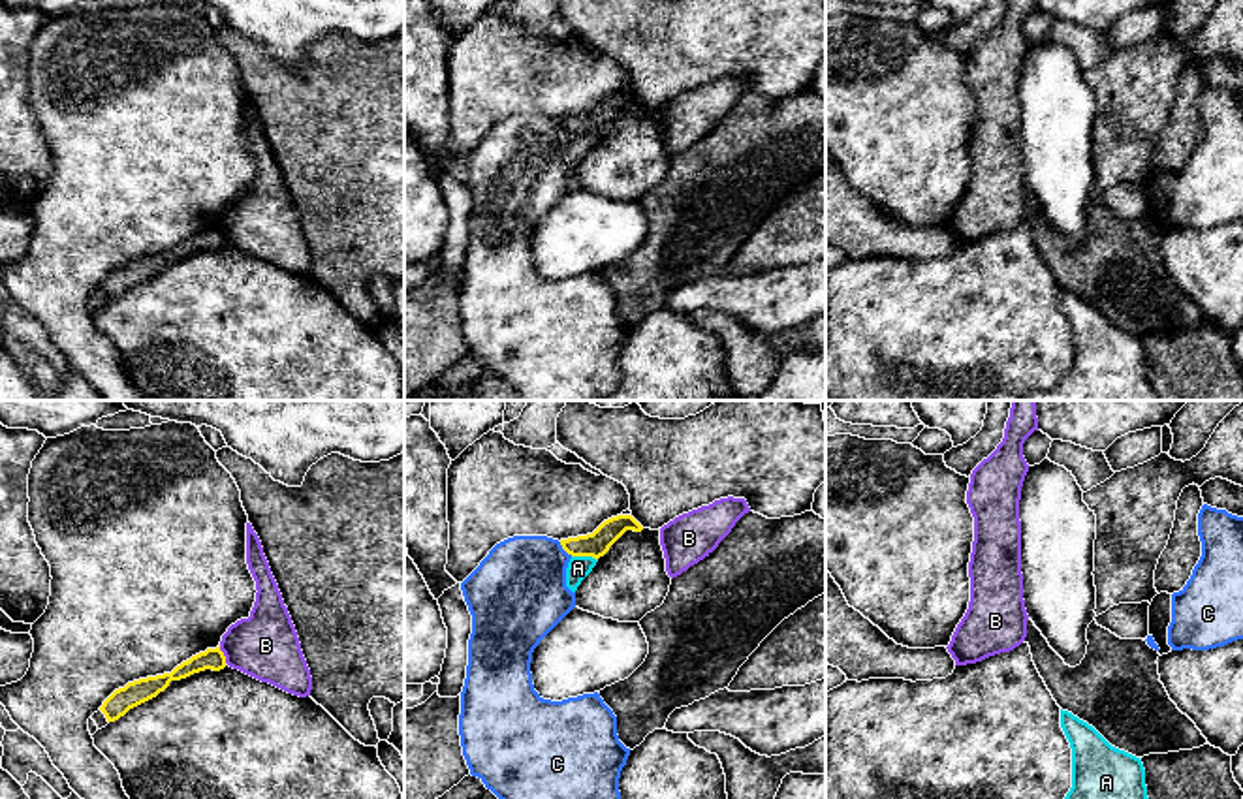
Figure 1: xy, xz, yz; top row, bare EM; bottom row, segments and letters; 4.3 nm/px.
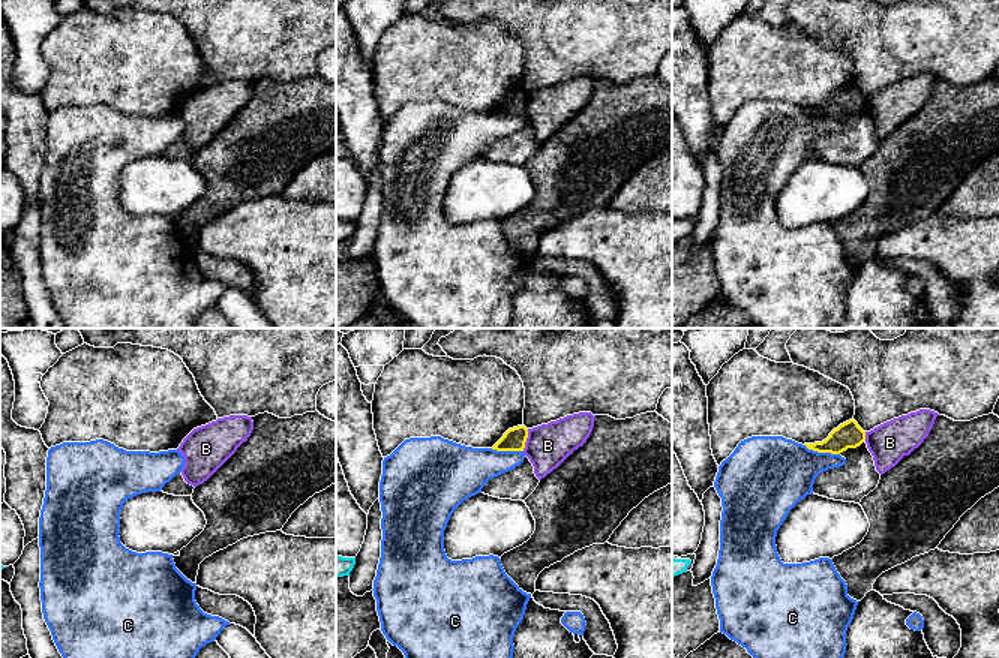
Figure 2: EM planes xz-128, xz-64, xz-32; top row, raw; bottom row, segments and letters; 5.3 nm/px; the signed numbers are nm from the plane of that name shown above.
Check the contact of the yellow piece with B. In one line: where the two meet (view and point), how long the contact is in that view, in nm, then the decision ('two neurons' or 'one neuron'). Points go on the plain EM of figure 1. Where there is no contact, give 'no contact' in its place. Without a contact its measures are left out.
meets yellow in xy at (222, 234); contact 80 nm long; two neurons

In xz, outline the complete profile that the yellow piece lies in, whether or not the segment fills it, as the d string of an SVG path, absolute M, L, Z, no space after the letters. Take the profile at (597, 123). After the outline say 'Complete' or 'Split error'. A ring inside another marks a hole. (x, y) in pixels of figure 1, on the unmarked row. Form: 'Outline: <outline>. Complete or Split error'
Outline: M617 94L604 100L592 113L560 118L560 124L572 135L598 139L626 109L641 111L643 105L632 94Z. Complete

